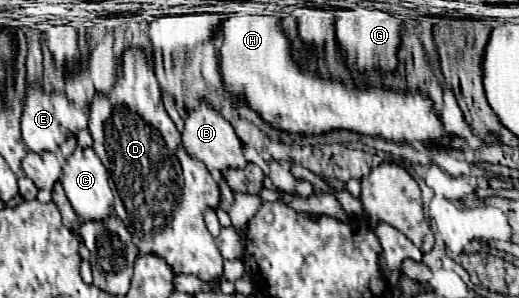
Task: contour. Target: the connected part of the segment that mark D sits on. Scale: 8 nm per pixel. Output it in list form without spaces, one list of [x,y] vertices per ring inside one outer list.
[[[144,49],[124,51],[122,77],[114,83],[110,93],[96,95],[94,101],[90,103],[88,129],[94,139],[92,149],[108,167],[108,173],[122,197],[130,221],[128,231],[134,235],[134,243],[140,249],[140,253],[152,253],[164,257],[176,275],[184,273],[184,275],[198,275],[202,279],[218,279],[222,275],[224,259],[216,247],[214,237],[208,233],[202,215],[206,207],[218,207],[220,191],[206,165],[184,149],[180,141],[180,131],[176,129],[176,125],[172,123],[172,119],[168,117],[162,105],[160,87]]]

